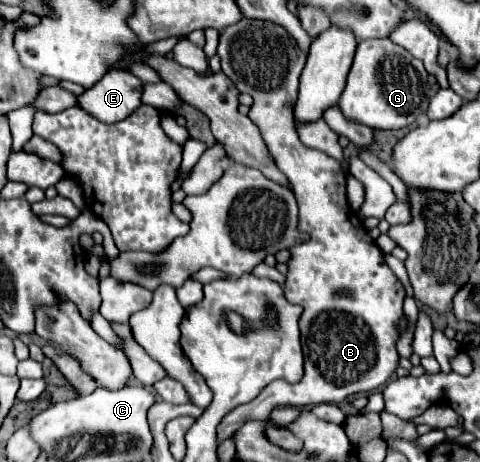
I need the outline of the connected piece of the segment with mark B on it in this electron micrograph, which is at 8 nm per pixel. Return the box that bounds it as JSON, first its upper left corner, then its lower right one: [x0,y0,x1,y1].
[218,18,406,442]

